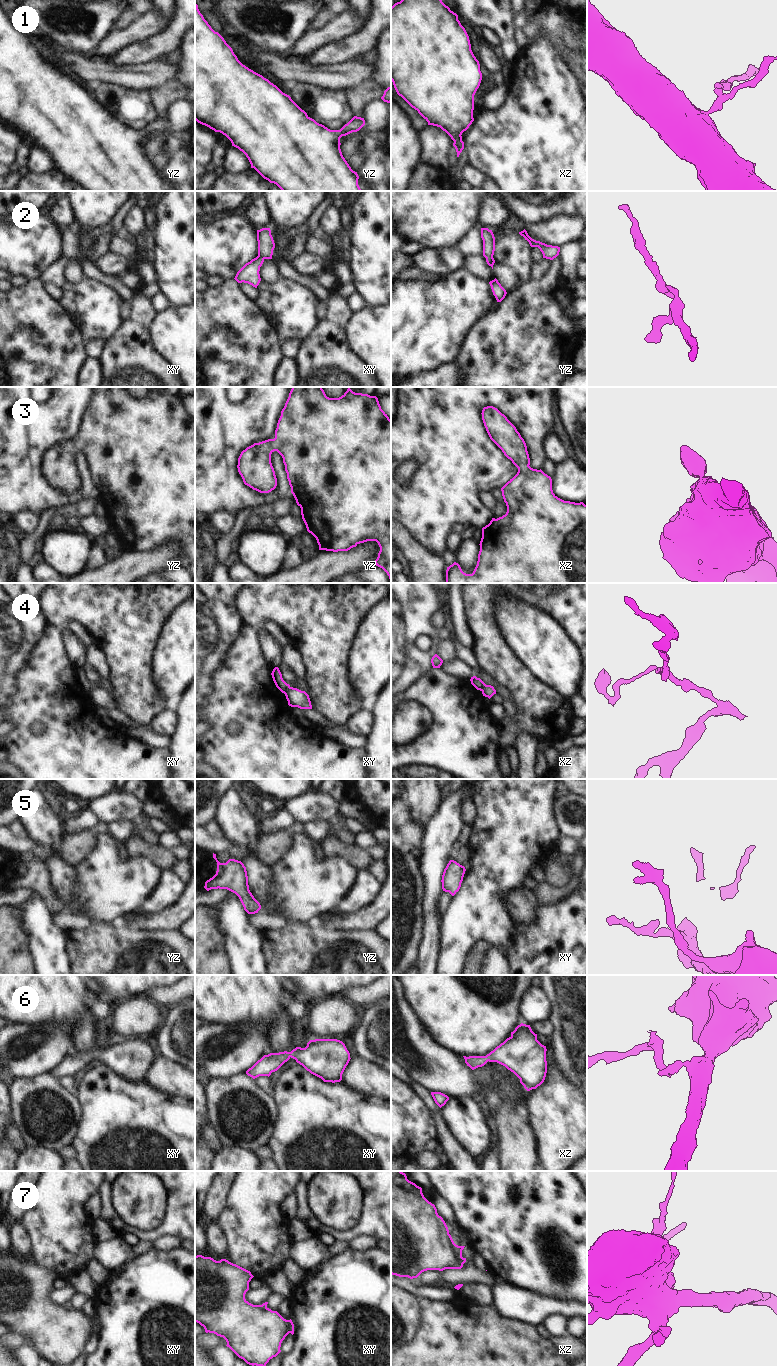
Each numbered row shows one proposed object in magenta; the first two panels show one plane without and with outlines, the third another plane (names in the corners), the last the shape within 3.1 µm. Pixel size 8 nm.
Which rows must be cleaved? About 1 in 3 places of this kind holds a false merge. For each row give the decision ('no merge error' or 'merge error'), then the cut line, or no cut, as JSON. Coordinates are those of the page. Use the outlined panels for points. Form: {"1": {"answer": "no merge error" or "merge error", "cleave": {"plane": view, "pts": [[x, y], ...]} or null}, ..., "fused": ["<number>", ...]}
{"1": {"answer": "no merge error", "cleave": null}, "2": {"answer": "no merge error", "cleave": null}, "3": {"answer": "no merge error", "cleave": null}, "4": {"answer": "merge error", "cleave": {"plane": "xy", "pts": [[289, 686], [284, 693]]}}, "5": {"answer": "no merge error", "cleave": null}, "6": {"answer": "no merge error", "cleave": null}, "7": {"answer": "merge error", "cleave": {"plane": "xz", "pts": [[461, 1262], [457, 1268]]}}, "fused": ["4", "7"]}

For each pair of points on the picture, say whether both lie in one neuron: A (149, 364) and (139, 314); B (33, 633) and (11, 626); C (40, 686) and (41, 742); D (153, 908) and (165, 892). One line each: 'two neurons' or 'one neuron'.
A: one neuron
B: one neuron
C: one neuron
D: one neuron

